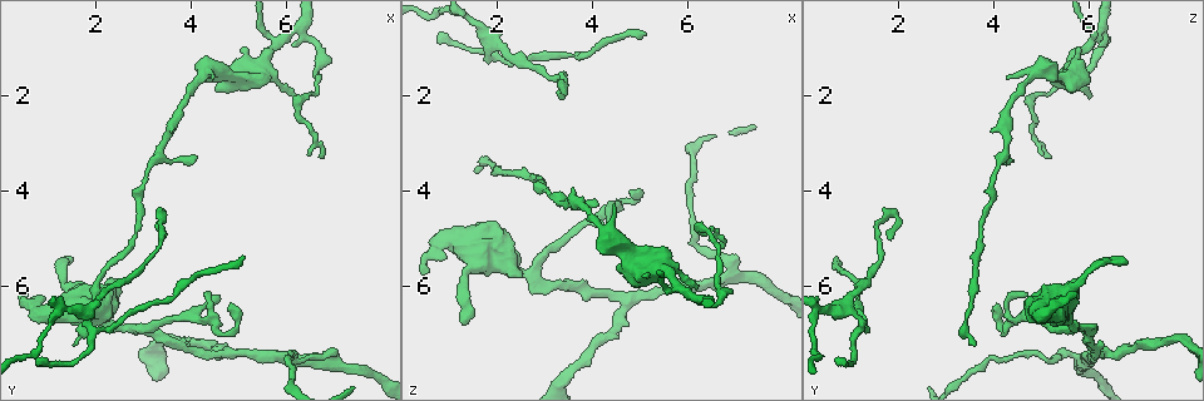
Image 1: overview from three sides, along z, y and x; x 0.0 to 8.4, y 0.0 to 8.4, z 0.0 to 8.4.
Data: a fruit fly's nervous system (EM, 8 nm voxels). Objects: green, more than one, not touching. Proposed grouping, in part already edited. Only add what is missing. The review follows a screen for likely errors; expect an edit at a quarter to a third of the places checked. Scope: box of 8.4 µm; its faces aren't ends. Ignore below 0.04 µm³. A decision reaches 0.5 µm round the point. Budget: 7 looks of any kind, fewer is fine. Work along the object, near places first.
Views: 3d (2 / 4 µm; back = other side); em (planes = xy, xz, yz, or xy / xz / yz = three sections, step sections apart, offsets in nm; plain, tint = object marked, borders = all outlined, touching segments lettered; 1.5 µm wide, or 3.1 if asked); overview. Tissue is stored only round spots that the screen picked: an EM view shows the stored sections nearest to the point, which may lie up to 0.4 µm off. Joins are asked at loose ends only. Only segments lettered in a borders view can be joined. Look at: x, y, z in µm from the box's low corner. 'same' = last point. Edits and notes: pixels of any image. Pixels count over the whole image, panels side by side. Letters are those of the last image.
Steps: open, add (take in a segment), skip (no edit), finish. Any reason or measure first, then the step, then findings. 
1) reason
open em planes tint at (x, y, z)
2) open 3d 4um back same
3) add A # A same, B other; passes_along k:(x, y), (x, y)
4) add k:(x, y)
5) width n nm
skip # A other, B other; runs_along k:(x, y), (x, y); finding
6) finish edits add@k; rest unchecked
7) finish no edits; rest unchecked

branch stops here
open em xy step 4 tint at (0.75, 7.60, 0.75)

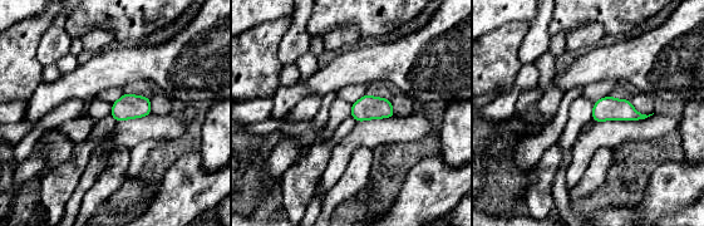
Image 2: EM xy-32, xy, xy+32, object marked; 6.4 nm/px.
another direction
open em planes borders same

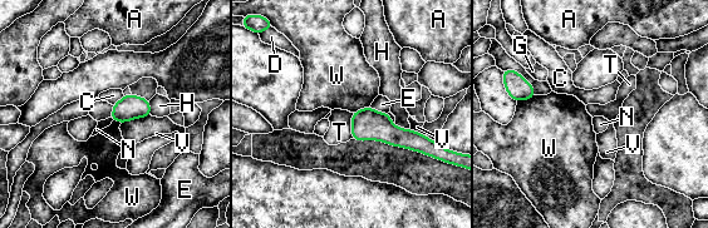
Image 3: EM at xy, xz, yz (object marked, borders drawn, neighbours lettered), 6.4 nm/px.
skip # A other, C other, D other, E other, G other, H other, N other, T other, V other, W other; border 3:(353, 113), (352, 138); none of them fits

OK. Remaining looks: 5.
an open end
open em xz step 4 tint at (1.35, 5.45, 6.80)

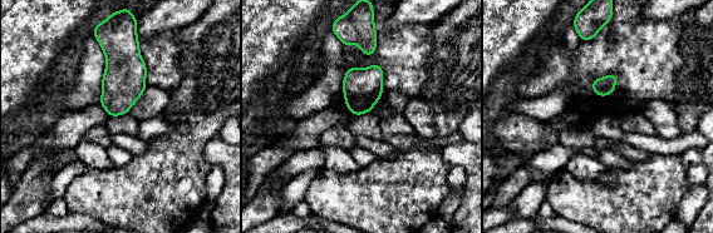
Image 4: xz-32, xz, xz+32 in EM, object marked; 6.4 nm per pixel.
see the neighbours
open em xz step 4 borders same

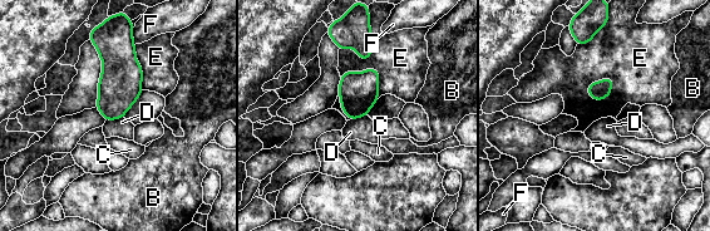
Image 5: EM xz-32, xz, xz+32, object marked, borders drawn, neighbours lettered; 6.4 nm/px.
skip # B other, C other, D other, E other, F other; border 5:(123, 116), (105, 121); none of them fits

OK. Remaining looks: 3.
open 3d 4um at (1.50, 7.20, 3.65)

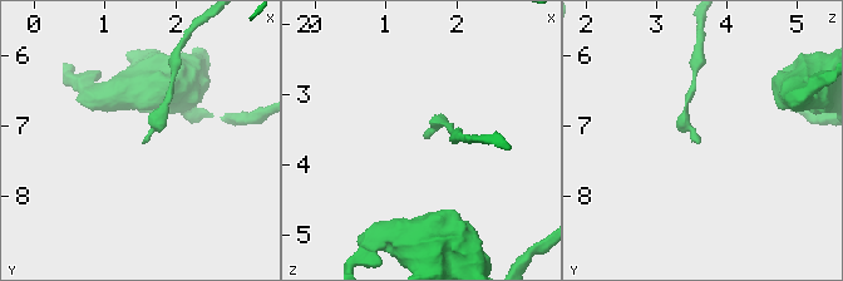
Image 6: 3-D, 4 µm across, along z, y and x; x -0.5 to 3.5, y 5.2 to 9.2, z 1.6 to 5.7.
open em planes borders at (1.55, 7.20, 3.60)

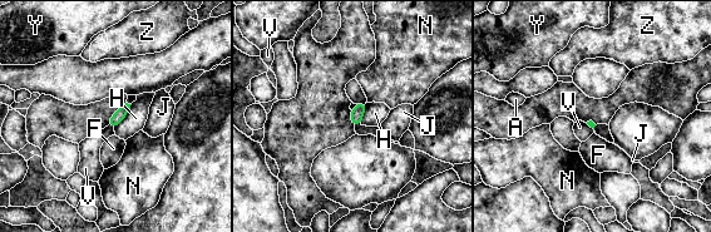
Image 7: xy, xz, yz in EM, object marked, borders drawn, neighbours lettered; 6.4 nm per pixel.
skip # A other, F other, H other, J other, N other, V other, Y other, Z other; border 7:(132, 104), (126, 117), (114, 128); none of them fits

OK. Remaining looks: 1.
finish no edits; rest unchecked

